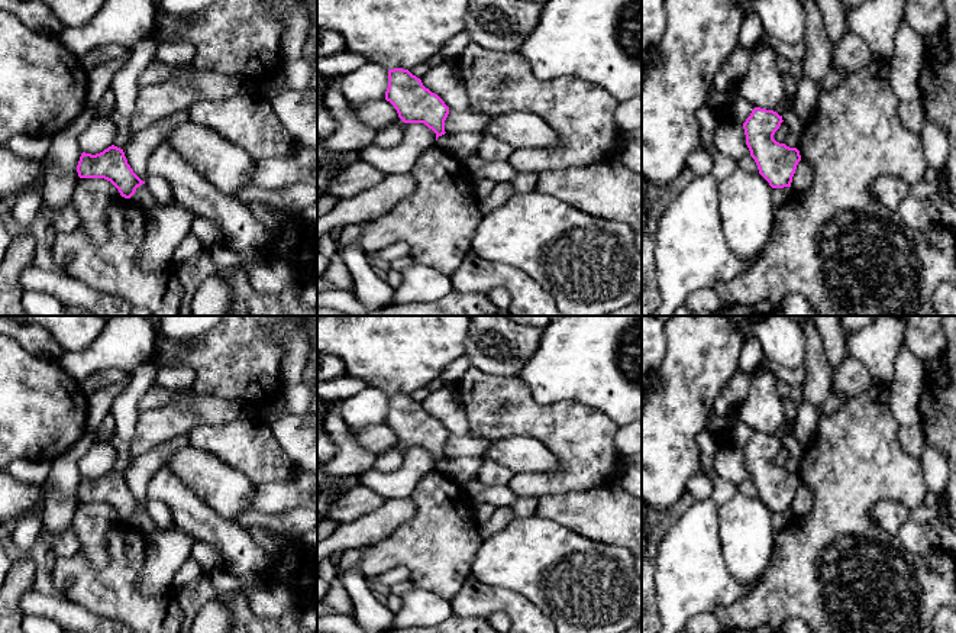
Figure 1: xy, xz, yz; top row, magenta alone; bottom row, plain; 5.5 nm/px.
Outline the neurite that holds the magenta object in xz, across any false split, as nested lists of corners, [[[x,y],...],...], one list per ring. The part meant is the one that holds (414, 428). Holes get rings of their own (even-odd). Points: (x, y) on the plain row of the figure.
[[[394,393],[388,395],[385,424],[394,430],[404,448],[424,448],[436,458],[436,465],[446,458],[445,445],[449,432],[408,394]]]

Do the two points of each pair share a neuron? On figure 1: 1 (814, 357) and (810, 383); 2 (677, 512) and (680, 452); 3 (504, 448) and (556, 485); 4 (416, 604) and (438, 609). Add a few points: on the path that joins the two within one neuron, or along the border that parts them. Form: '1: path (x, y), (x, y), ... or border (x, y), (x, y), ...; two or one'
1: path (814, 362), (814, 377); one
2: border (687, 491), (671, 506), (656, 509); two
3: border (564, 464), (558, 471), (514, 474); two
4: path (422, 607), (432, 609); one

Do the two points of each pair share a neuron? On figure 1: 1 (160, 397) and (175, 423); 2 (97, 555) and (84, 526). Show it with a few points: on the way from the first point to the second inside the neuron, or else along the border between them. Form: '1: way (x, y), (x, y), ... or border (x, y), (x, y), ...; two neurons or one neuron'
1: border (184, 388), (168, 403), (142, 412); two neurons
2: way (94, 548), (91, 533); one neuron

